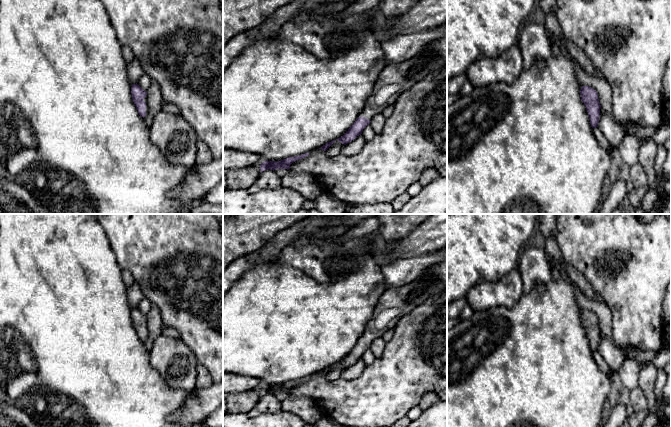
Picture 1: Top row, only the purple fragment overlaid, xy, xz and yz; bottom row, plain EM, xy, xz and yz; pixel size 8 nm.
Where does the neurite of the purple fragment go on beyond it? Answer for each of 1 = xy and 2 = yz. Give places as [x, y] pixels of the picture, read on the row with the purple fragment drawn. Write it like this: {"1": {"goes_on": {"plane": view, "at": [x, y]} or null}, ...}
{"1": {"goes_on": {"plane": "xy", "at": [145, 99]}}, "2": {"goes_on": null}}

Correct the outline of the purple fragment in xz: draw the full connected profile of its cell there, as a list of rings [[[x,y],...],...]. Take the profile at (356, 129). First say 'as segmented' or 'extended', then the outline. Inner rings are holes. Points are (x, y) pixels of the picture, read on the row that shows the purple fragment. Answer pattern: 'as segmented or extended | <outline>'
extended | [[[447,33],[437,41],[426,45],[423,51],[410,60],[395,65],[386,65],[378,76],[371,95],[353,125],[340,138],[342,144],[362,134],[371,119],[393,105],[398,97],[426,75],[447,66]]]

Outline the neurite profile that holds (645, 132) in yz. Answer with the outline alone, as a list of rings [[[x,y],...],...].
[[[632,126],[631,133],[635,134],[639,138],[647,139],[655,134],[657,128],[652,126]]]

